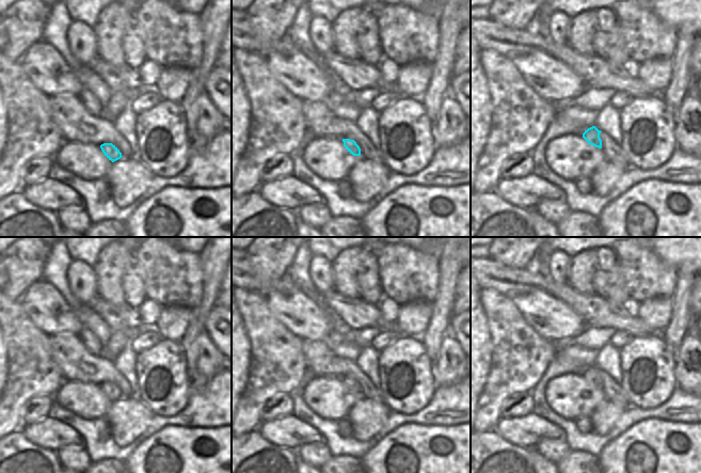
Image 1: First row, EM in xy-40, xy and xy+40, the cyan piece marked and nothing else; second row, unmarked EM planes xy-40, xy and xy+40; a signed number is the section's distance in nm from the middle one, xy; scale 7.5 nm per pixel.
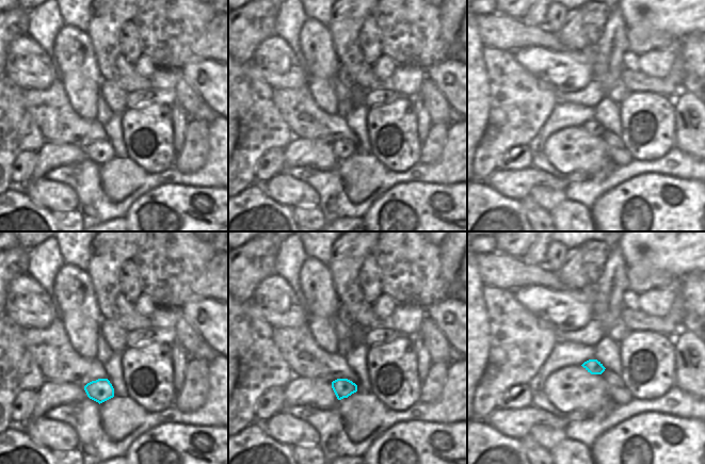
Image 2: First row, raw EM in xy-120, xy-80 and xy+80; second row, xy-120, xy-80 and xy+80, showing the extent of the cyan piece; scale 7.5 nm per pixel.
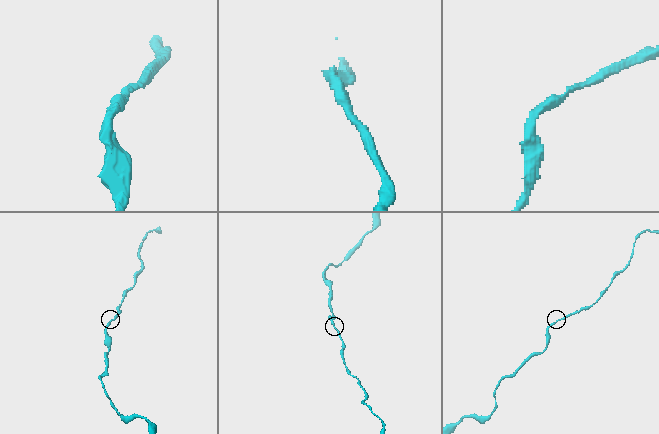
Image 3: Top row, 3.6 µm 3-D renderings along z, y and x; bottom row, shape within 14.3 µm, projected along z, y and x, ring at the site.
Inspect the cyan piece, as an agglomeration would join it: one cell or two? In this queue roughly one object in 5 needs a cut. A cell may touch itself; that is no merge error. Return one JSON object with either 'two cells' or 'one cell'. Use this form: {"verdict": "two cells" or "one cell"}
{"verdict": "one cell"}

